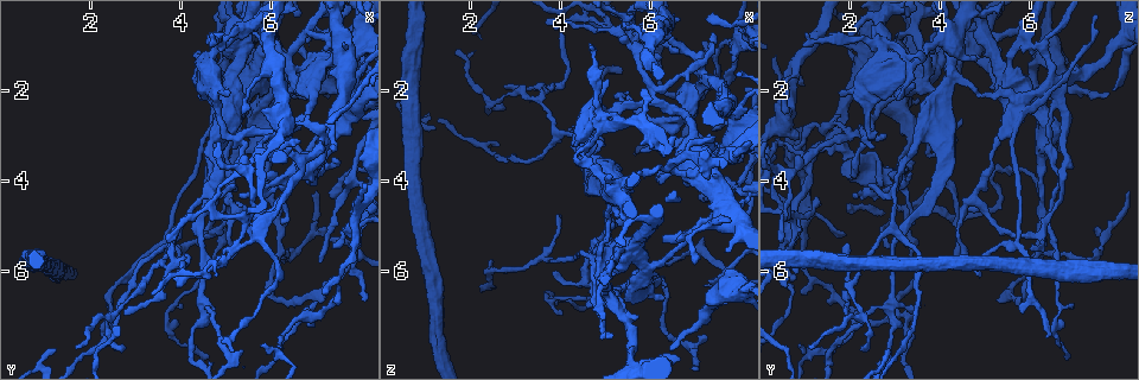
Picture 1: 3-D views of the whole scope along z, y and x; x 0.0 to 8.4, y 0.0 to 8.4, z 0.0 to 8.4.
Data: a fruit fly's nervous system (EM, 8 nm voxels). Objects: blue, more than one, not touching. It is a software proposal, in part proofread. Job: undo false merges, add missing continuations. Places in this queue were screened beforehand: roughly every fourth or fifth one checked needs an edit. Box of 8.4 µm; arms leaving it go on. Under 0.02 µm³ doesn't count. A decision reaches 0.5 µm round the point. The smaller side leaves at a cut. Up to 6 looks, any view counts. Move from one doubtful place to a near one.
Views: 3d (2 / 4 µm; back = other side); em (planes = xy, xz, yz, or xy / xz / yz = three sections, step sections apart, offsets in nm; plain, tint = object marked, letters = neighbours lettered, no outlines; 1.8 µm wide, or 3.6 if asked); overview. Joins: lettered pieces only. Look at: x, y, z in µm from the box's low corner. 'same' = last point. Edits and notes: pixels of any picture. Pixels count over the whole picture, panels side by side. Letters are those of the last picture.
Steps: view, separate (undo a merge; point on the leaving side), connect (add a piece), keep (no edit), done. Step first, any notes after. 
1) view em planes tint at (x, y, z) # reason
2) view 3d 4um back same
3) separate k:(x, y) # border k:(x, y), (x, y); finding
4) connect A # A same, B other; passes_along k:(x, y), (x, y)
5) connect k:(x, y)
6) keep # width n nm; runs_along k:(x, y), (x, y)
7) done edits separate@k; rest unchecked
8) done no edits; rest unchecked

view em xy step 4 tint at (6.30, 4.10, 3.05) # sharp bend

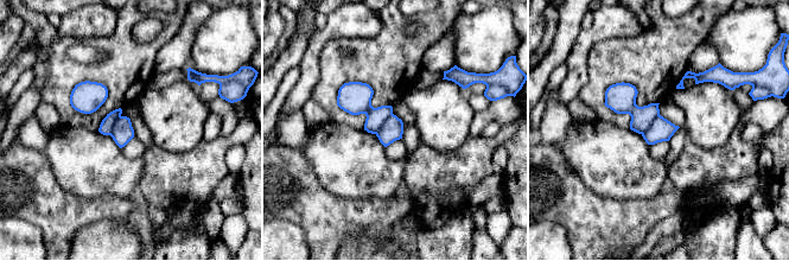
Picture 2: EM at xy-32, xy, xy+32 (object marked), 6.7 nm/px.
view em planes letters same # another direction

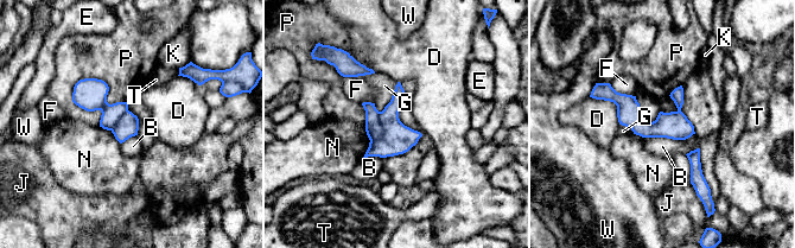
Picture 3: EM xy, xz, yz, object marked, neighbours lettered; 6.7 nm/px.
separate 3:(373, 126) # width 190 nm; B other, D other, E other, F other, G other, J other, K other, N other, P other, T other, W other; border 3:(380, 112), (381, 134), (370, 140); a second cell is stuck on

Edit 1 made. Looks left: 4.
view 3d 2um back at (7.45, 0.75, 3.05)

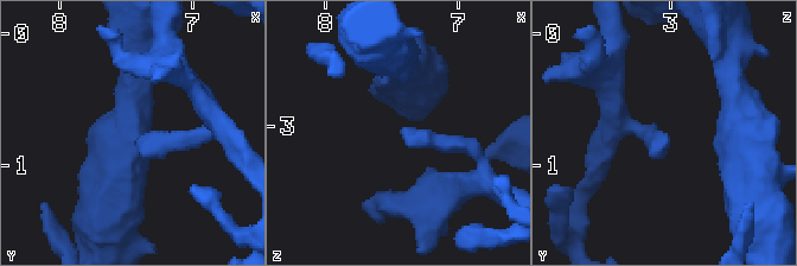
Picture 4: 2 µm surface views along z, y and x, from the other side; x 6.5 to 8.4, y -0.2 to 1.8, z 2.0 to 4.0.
view em xz step 4 tint at (7.42, 0.78, 3.04)

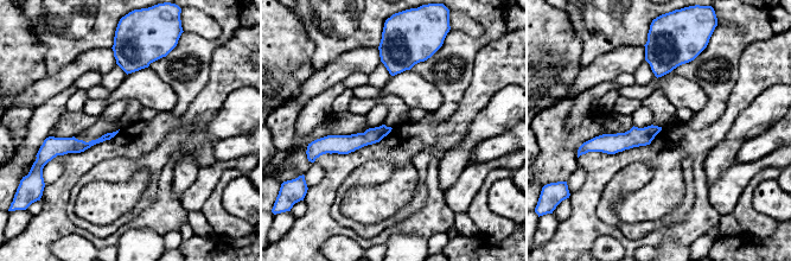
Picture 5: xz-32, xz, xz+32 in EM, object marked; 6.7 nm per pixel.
view em planes letters same # another direction

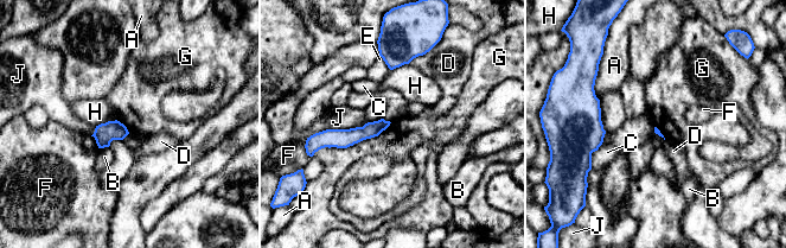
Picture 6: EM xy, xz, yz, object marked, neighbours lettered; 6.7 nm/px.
keep # A other, B other, C other, D other, E other, F other, G other, H other, J other; runs_along 6:(385, 124), (324, 142); no lettered piece goes on from it

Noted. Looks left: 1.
view em planes letters at (2.75, 7.70, 2.45) # an open end

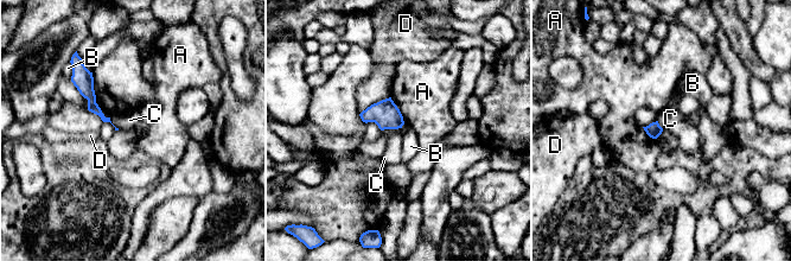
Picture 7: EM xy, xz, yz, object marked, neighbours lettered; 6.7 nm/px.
keep # A other, B other, C other, D other; border 7:(109, 118), (119, 128); none of them fits

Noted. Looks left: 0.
done edits separate@3; rest unchecked

